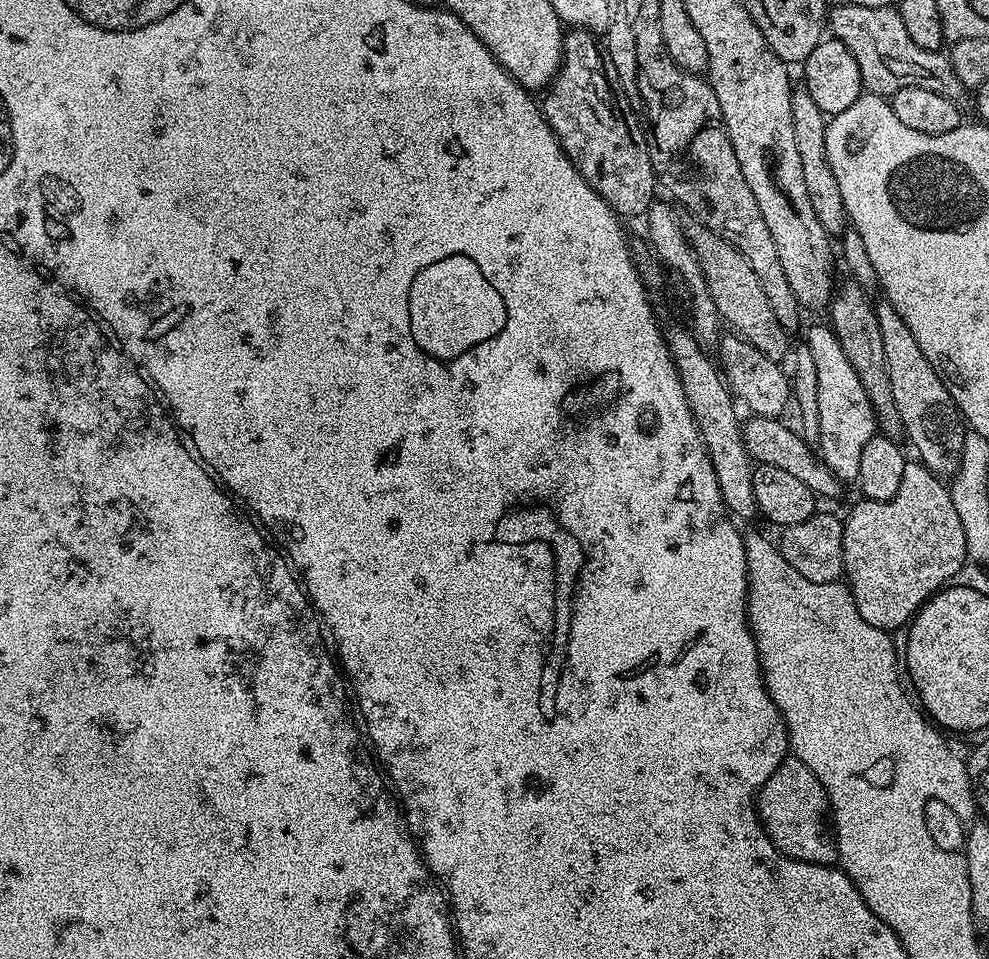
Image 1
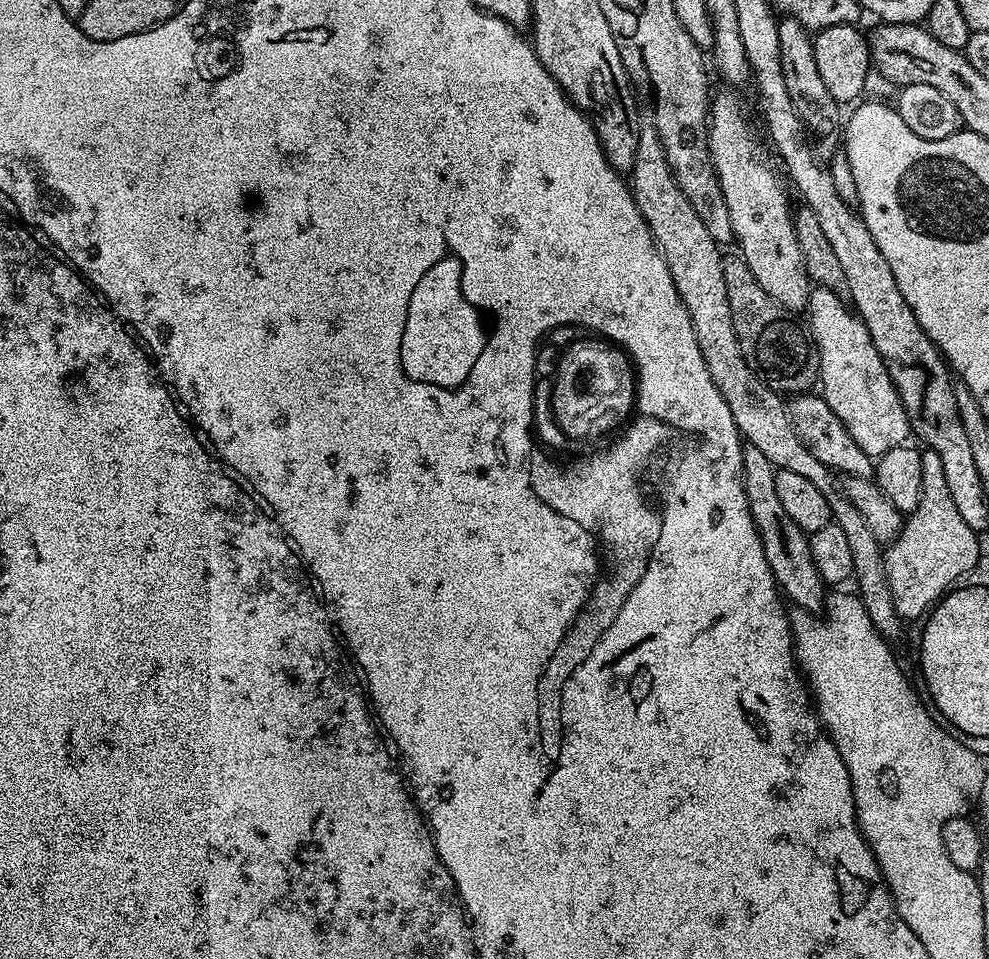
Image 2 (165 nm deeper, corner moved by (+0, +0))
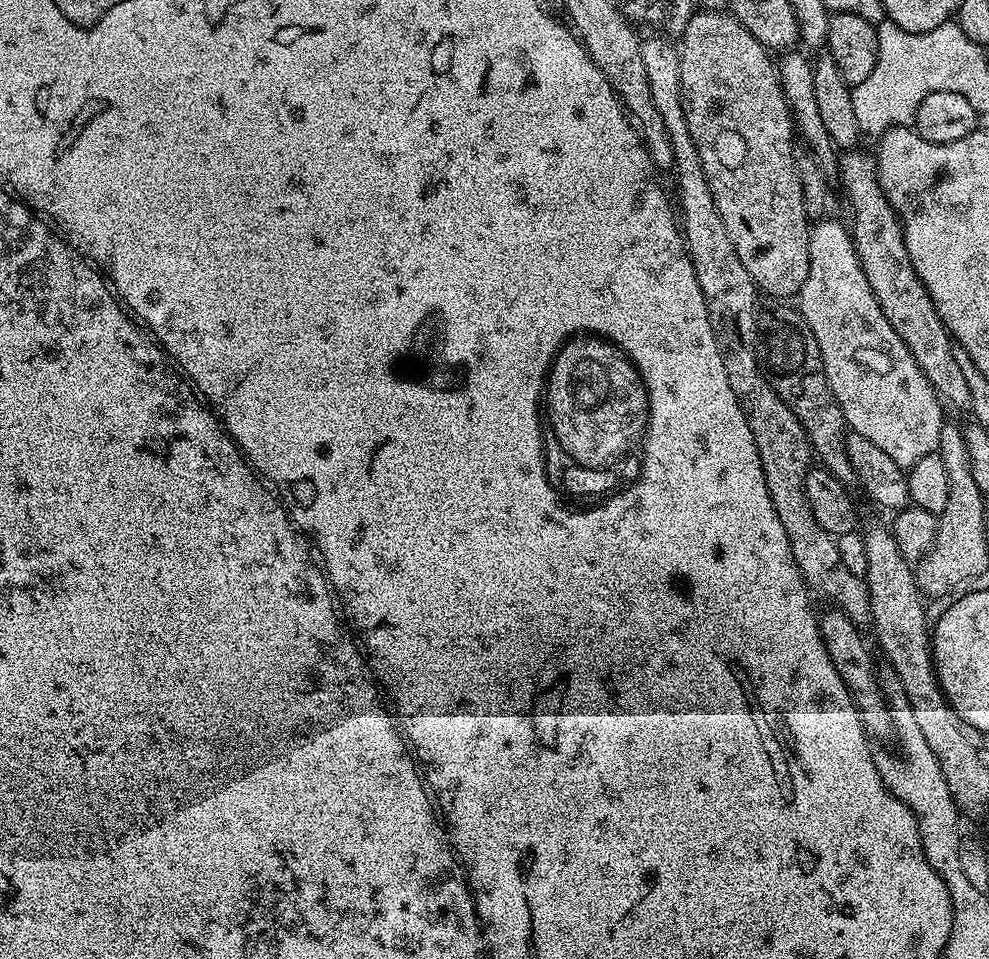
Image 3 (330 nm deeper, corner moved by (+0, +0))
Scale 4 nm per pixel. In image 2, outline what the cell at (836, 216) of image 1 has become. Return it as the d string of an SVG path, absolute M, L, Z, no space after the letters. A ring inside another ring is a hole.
M784 16L778 23L778 38L786 90L790 90L790 98L805 128L808 129L808 135L818 145L821 153L835 153L842 144L842 125L846 116L845 113L840 113L843 112L841 104L831 96L829 88L822 83L822 73L818 70L818 61L812 45L813 33L804 28L802 22L798 22L793 16Z

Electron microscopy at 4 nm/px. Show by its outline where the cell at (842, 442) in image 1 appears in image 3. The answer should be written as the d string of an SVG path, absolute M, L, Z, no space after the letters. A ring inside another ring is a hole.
M824 218L819 221L808 233L808 245L810 246L810 270L806 274L806 282L800 287L798 293L798 310L806 318L806 322L810 326L810 330L814 334L814 338L818 342L818 350L822 350L822 362L826 370L826 378L830 390L834 394L834 398L838 402L838 406L844 415L844 423L849 429L858 434L862 434L862 438L867 438L870 442L874 442L874 446L878 446L885 454L890 454L890 458L894 458L894 462L898 462L898 466L905 470L912 467L914 462L918 462L918 458L926 458L926 454L937 451L940 447L940 435L946 423L944 412L940 409L942 406L941 397L936 389L929 383L923 370L918 366L918 362L912 357L912 351L906 346L906 342L896 333L894 326L886 318L886 314L882 310L876 295L870 290L869 282L866 282L866 274L860 265L860 258L857 253L857 247L854 245L853 237L849 236L846 229L836 220L828 220Z

